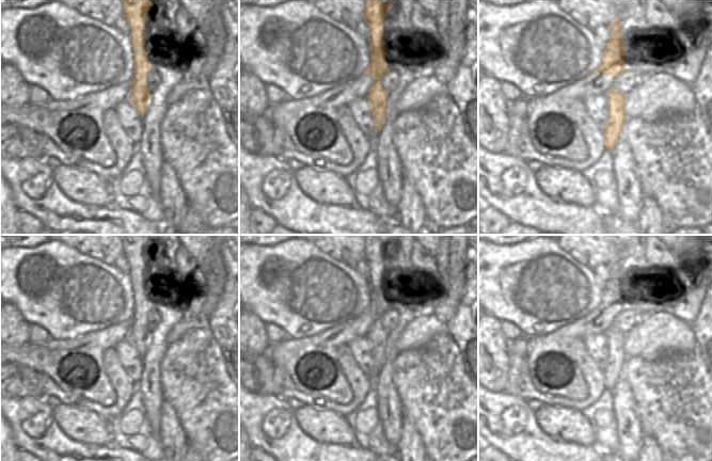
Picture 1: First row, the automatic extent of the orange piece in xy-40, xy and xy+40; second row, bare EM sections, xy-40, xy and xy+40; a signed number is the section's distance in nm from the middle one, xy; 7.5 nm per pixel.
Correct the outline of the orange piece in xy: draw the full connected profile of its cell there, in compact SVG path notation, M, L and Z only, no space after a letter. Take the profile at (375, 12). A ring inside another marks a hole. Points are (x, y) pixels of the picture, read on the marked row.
M366 0L364 21L368 25L368 44L370 46L370 63L363 75L371 75L375 82L366 96L370 104L370 112L377 133L385 121L385 106L389 93L381 84L381 78L390 71L383 50L383 20L393 6L391 2L382 4L380 0Z

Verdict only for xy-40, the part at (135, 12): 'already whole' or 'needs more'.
already whole

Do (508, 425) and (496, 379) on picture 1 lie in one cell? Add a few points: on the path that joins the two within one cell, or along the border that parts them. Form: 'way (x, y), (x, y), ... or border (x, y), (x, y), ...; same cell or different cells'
border (489, 391), (504, 393); different cells

